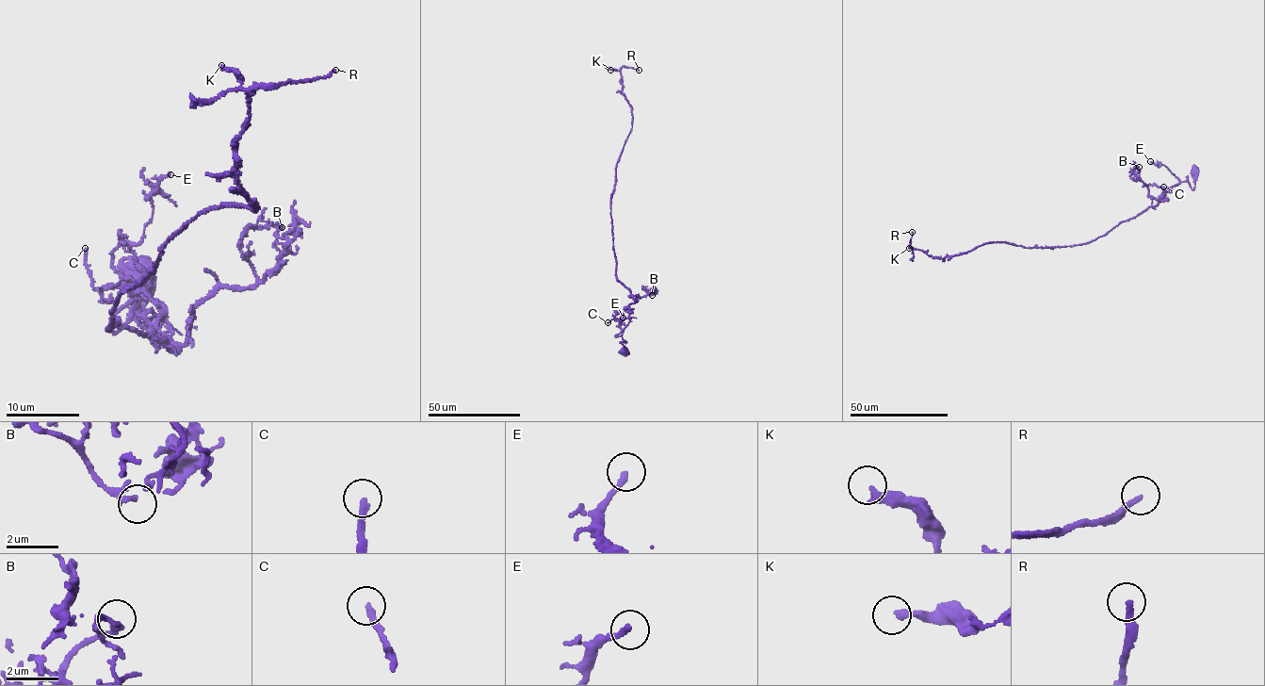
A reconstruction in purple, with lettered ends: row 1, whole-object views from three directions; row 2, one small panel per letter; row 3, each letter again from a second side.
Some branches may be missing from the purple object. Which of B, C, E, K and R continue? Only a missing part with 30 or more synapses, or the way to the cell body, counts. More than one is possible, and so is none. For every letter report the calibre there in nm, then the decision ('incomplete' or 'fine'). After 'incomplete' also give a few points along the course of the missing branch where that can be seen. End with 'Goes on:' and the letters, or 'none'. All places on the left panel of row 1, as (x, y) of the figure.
B: 120 nm | fine
C: 220 nm | fine
E: 200 nm | incomplete | (170, 174), (177, 172), (191, 147), (186, 141), (175, 151), (172, 184)
K: 280 nm | fine
R: 200 nm | incomplete
Goes on: E, R

